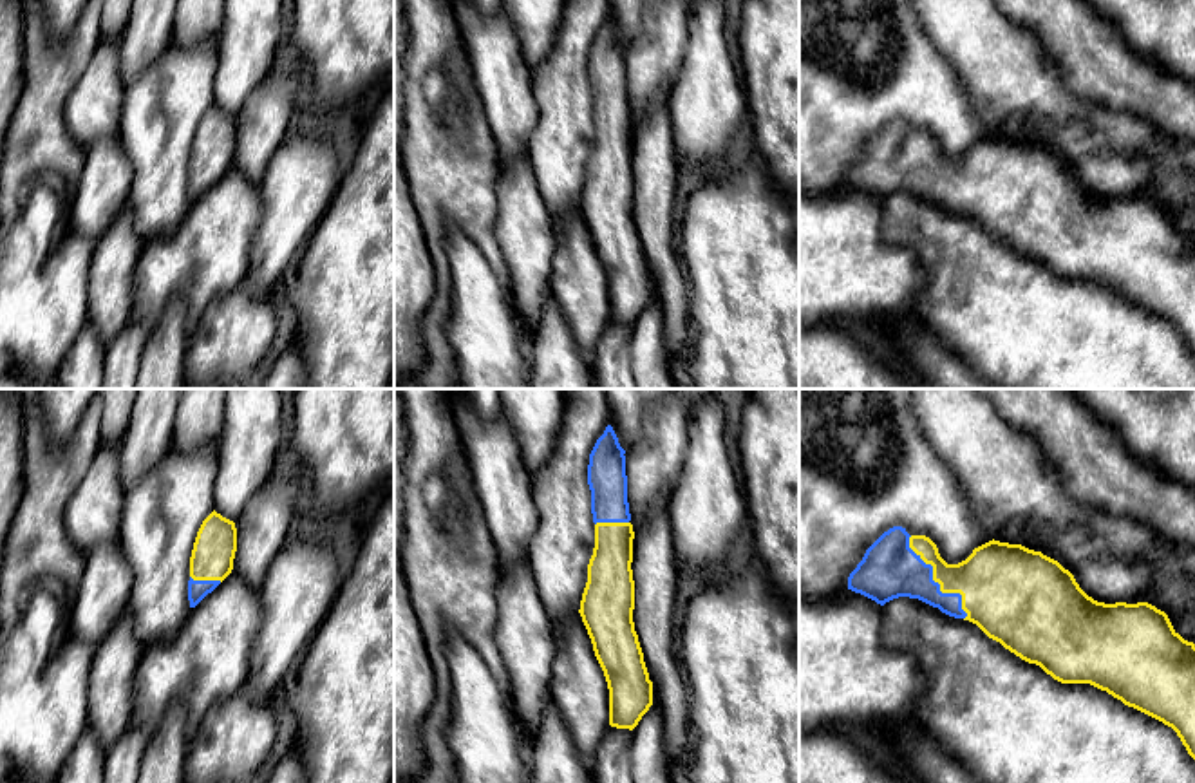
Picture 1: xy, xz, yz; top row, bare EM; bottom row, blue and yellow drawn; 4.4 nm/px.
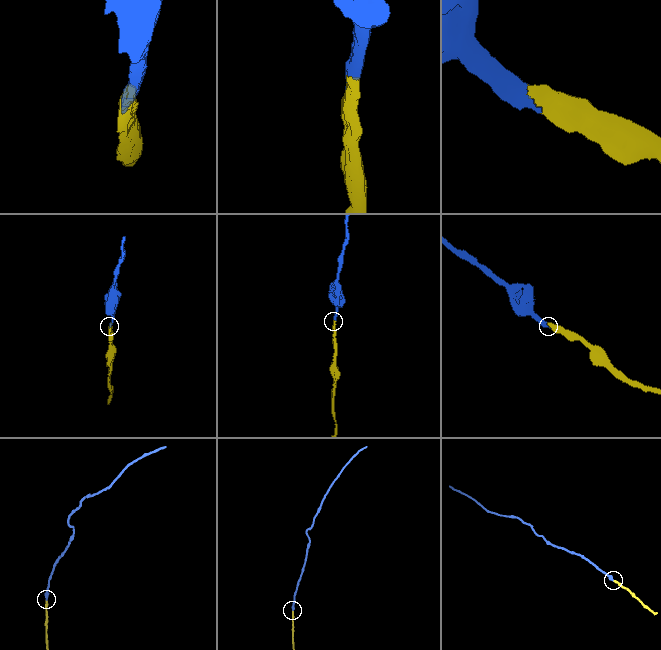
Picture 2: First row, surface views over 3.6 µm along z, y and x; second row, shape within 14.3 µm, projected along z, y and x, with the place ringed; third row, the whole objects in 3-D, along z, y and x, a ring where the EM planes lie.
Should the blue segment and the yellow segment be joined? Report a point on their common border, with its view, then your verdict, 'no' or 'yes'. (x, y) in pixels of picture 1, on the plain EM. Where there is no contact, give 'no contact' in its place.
yz (939, 179) | yes

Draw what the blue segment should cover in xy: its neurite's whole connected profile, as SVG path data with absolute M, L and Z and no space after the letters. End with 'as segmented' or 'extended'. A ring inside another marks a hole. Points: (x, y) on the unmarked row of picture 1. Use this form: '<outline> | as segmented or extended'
M213 105L202 116L190 152L190 203L195 203L231 168L235 146L235 118Z | extended

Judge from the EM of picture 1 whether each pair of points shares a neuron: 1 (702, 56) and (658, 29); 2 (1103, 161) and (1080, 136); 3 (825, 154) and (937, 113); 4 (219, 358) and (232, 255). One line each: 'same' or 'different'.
1: different
2: same
3: same
4: different

